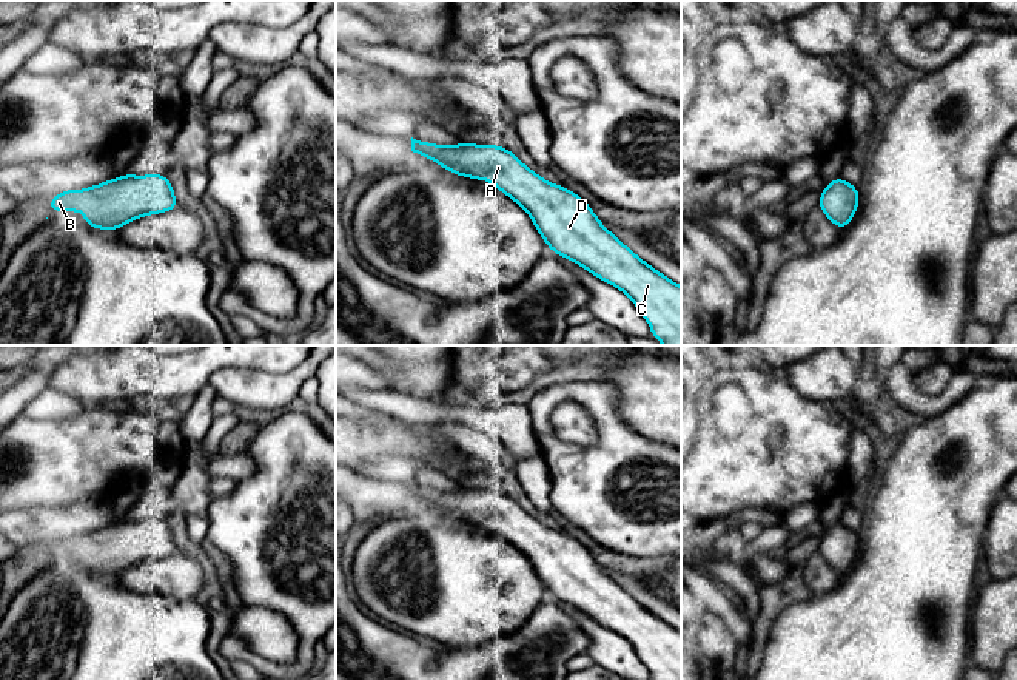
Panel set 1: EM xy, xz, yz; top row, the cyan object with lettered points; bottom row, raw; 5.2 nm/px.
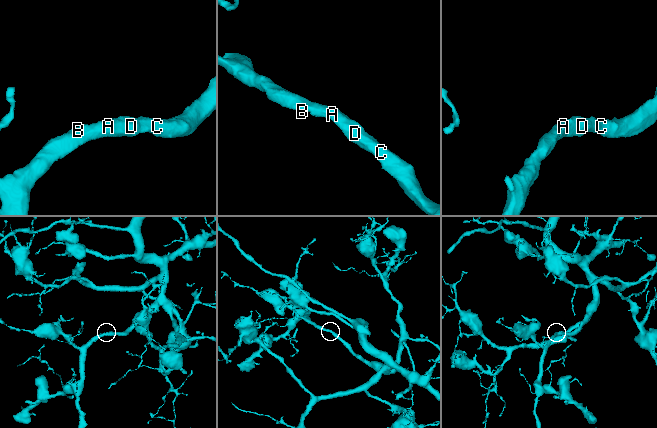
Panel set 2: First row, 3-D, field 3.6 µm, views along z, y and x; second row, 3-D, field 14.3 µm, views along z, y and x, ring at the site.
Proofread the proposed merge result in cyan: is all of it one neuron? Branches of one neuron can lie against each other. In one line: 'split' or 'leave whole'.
leave whole

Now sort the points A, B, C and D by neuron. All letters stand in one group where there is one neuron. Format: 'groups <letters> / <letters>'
groups A B C D

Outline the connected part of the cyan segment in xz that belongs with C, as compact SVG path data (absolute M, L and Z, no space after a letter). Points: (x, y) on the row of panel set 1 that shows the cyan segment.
M413 137L410 140L413 153L430 157L456 176L490 180L499 191L505 193L527 211L549 250L576 262L601 281L624 291L649 322L655 339L664 345L681 345L681 287L652 268L613 233L606 230L589 204L578 194L566 187L544 180L504 146L465 142L459 142L456 146L441 146Z

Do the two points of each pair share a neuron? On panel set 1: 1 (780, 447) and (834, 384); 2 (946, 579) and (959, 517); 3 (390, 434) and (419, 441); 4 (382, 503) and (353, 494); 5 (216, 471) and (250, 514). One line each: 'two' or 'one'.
1: two
2: one
3: one
4: one
5: two

